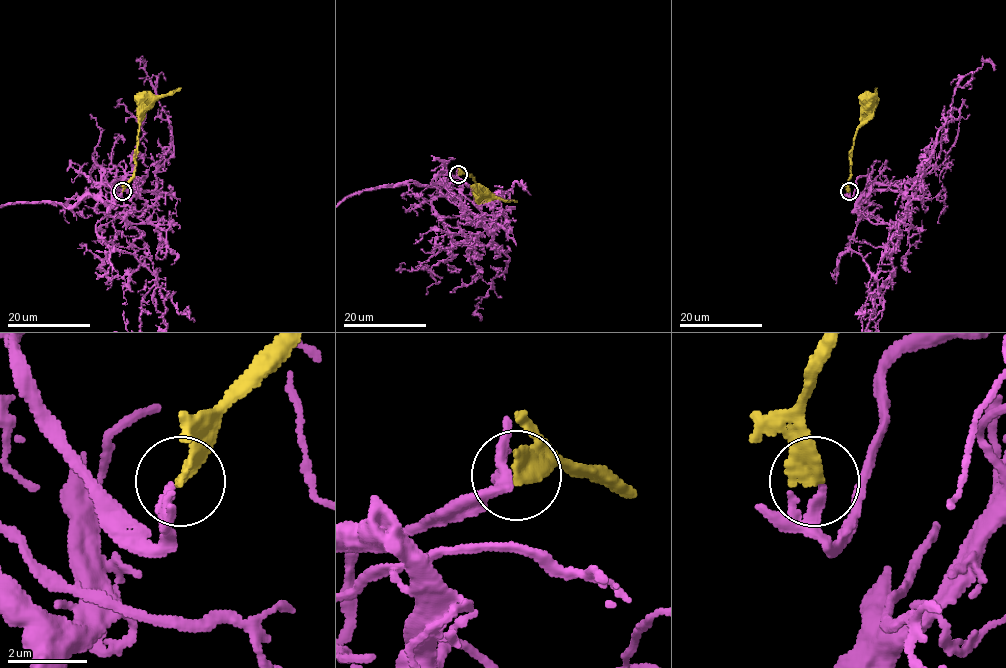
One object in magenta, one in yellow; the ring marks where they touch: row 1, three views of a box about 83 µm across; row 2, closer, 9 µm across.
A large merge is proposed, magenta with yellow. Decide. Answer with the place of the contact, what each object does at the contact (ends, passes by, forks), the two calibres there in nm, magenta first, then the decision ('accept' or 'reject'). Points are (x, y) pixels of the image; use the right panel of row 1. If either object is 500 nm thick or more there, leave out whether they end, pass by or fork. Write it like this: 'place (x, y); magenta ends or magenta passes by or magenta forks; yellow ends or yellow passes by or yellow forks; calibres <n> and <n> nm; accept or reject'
place (849, 191); magenta ends; yellow ends; calibres 240 and 320 nm; accept

